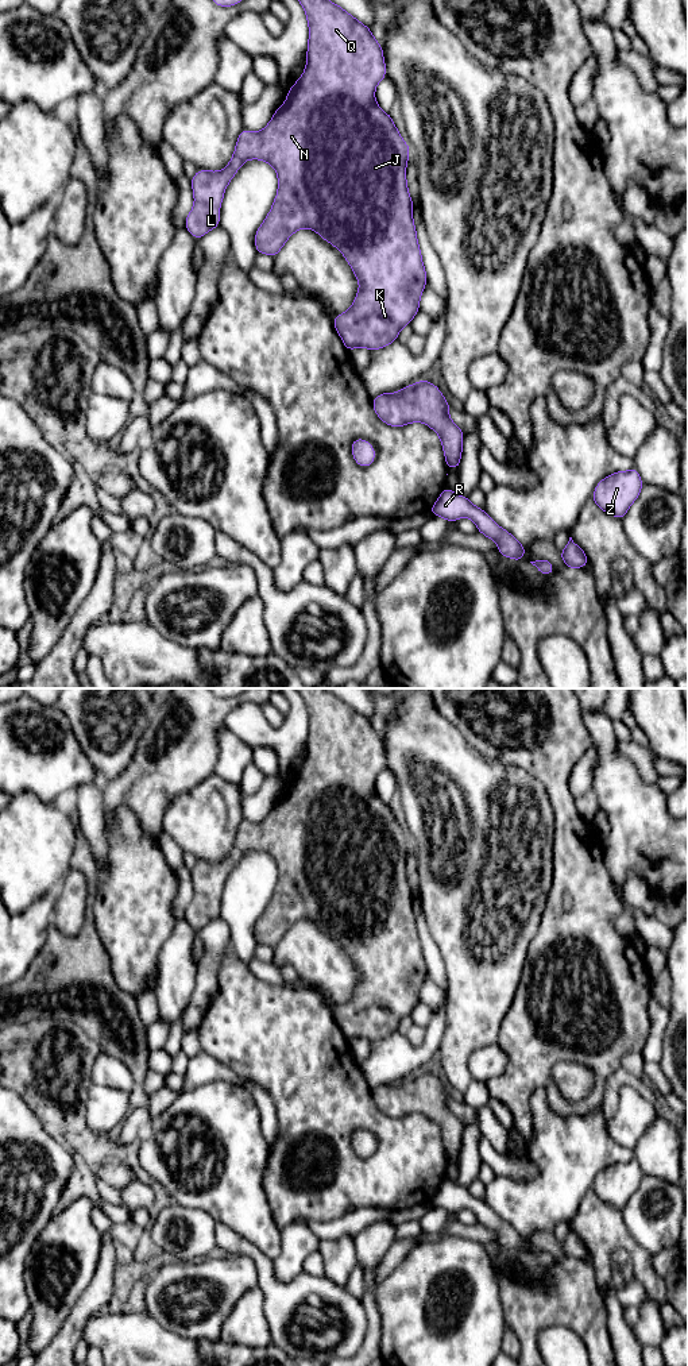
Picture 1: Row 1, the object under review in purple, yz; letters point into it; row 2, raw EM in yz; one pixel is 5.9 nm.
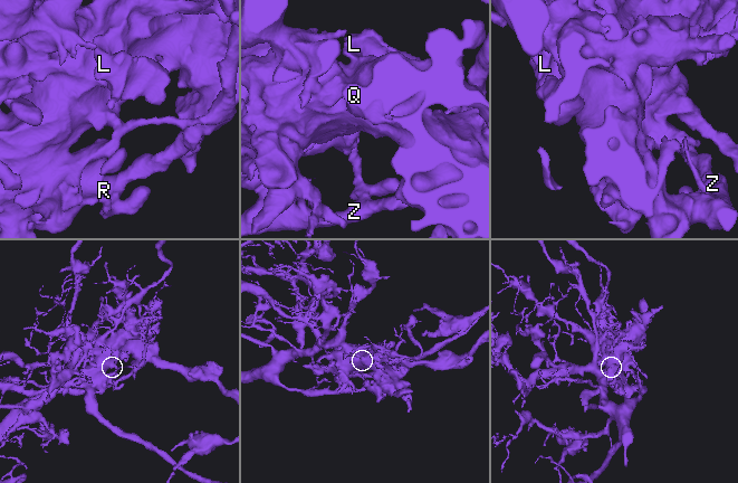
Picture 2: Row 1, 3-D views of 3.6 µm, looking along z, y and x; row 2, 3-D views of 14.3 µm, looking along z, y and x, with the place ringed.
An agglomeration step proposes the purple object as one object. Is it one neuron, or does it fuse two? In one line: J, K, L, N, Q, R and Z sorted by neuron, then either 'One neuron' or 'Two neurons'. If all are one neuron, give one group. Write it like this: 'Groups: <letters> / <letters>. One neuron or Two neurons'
Groups: J K L N Q / R Z. Two neurons

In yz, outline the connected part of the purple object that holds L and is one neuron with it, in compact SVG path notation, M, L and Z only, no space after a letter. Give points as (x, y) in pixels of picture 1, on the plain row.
M297 688L301 694L309 717L309 732L308 732L308 744L306 744L306 759L298 772L287 782L287 790L281 796L277 798L277 802L268 815L259 823L254 823L250 821L241 821L233 846L224 861L210 863L210 861L197 861L194 868L190 871L194 896L185 911L185 919L198 931L210 921L220 917L220 896L224 890L224 883L233 867L241 858L241 856L248 850L259 850L270 854L278 867L278 883L273 898L258 919L255 925L255 938L258 945L267 945L274 949L287 933L287 930L298 921L308 919L314 921L321 930L326 931L332 937L340 941L345 952L352 958L355 968L360 976L356 988L353 991L352 998L341 1004L336 1006L333 1011L333 1016L340 1026L345 1039L348 1043L352 1039L368 1039L368 1041L379 1041L384 1039L393 1033L398 1031L399 1022L411 1014L413 1008L420 1002L420 989L428 975L426 962L424 958L421 941L418 937L415 915L413 912L413 899L414 895L411 892L407 872L406 872L406 857L409 852L410 838L402 830L399 822L397 821L390 804L386 804L380 800L375 791L375 779L376 776L386 769L386 755L383 749L383 740L374 729L371 721L355 710L351 705L343 701L340 696L326 691L325 688Z

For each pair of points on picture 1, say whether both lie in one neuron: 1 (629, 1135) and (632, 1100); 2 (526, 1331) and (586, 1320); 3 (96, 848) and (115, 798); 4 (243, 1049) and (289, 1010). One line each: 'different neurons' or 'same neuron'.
1: same neuron
2: same neuron
3: different neurons
4: same neuron

